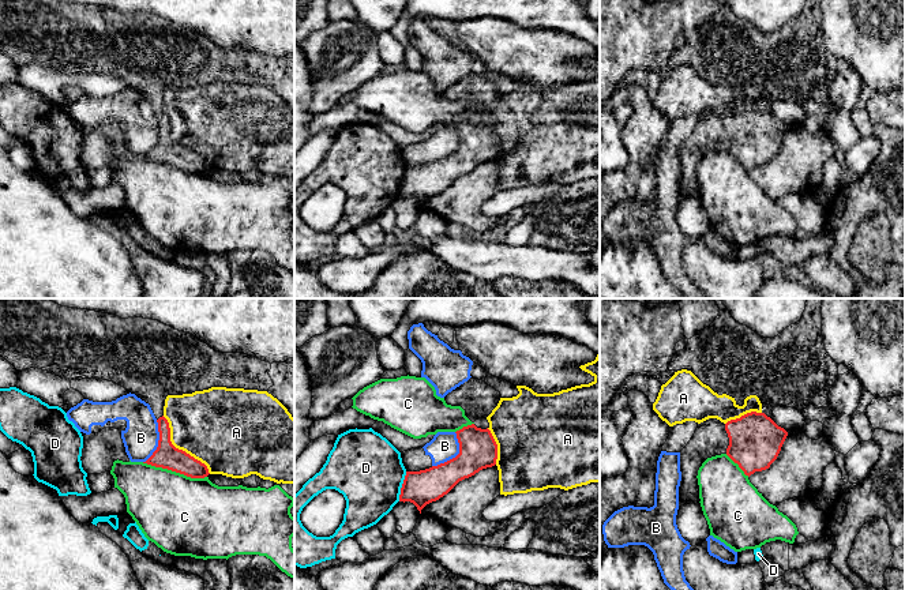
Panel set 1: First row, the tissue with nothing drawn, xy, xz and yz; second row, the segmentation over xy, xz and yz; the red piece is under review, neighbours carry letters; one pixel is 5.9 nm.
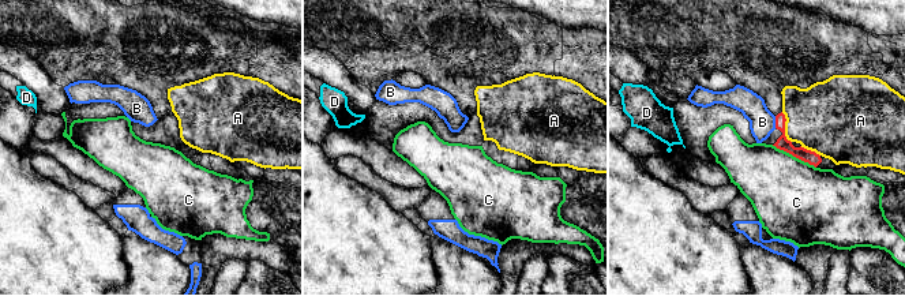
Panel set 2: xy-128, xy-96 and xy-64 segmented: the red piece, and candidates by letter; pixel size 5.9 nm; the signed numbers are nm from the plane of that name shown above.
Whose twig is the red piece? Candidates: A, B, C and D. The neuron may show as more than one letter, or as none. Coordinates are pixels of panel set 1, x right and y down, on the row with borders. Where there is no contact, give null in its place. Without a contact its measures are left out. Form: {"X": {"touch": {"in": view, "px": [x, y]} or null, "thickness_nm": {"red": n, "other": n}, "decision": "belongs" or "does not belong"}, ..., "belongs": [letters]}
{"A": {"touch": {"in": "xy", "px": [177, 448]}, "thickness_nm": {"red": 150, "other": 440}, "decision": "does not belong"}, "B": {"touch": {"in": "xz", "px": [457, 455]}, "thickness_nm": {"red": 220, "other": 170}, "decision": "does not belong"}, "C": {"touch": {"in": "xy", "px": [175, 470]}, "thickness_nm": {"red": 150, "other": 440}, "decision": "does not belong"}, "D": {"touch": {"in": "xz", "px": [402, 487]}, "thickness_nm": {"red": 200, "other": 420}, "decision": "does not belong"}, "belongs": []}

